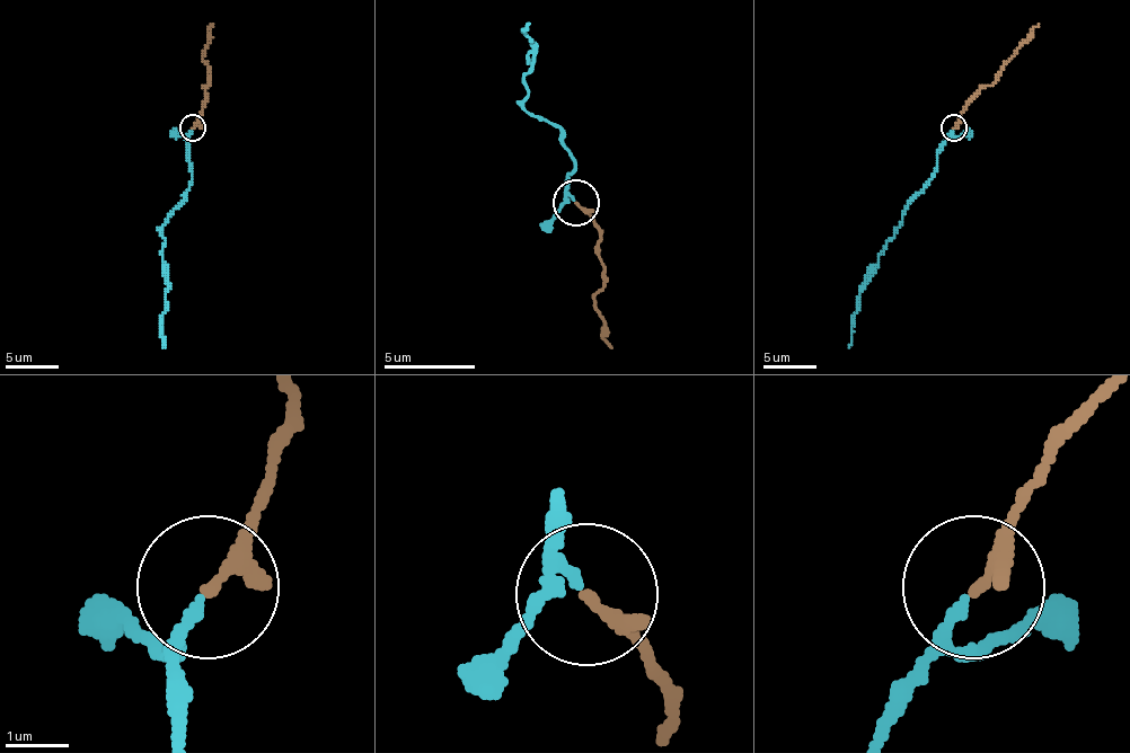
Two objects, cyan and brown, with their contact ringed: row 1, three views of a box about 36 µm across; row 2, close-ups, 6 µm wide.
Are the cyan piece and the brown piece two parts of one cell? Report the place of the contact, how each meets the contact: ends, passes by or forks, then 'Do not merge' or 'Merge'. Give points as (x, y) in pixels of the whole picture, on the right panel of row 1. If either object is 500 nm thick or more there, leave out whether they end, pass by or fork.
Place: (953, 127). At the ring cyan passes by. At the ring brown ends. Merge

